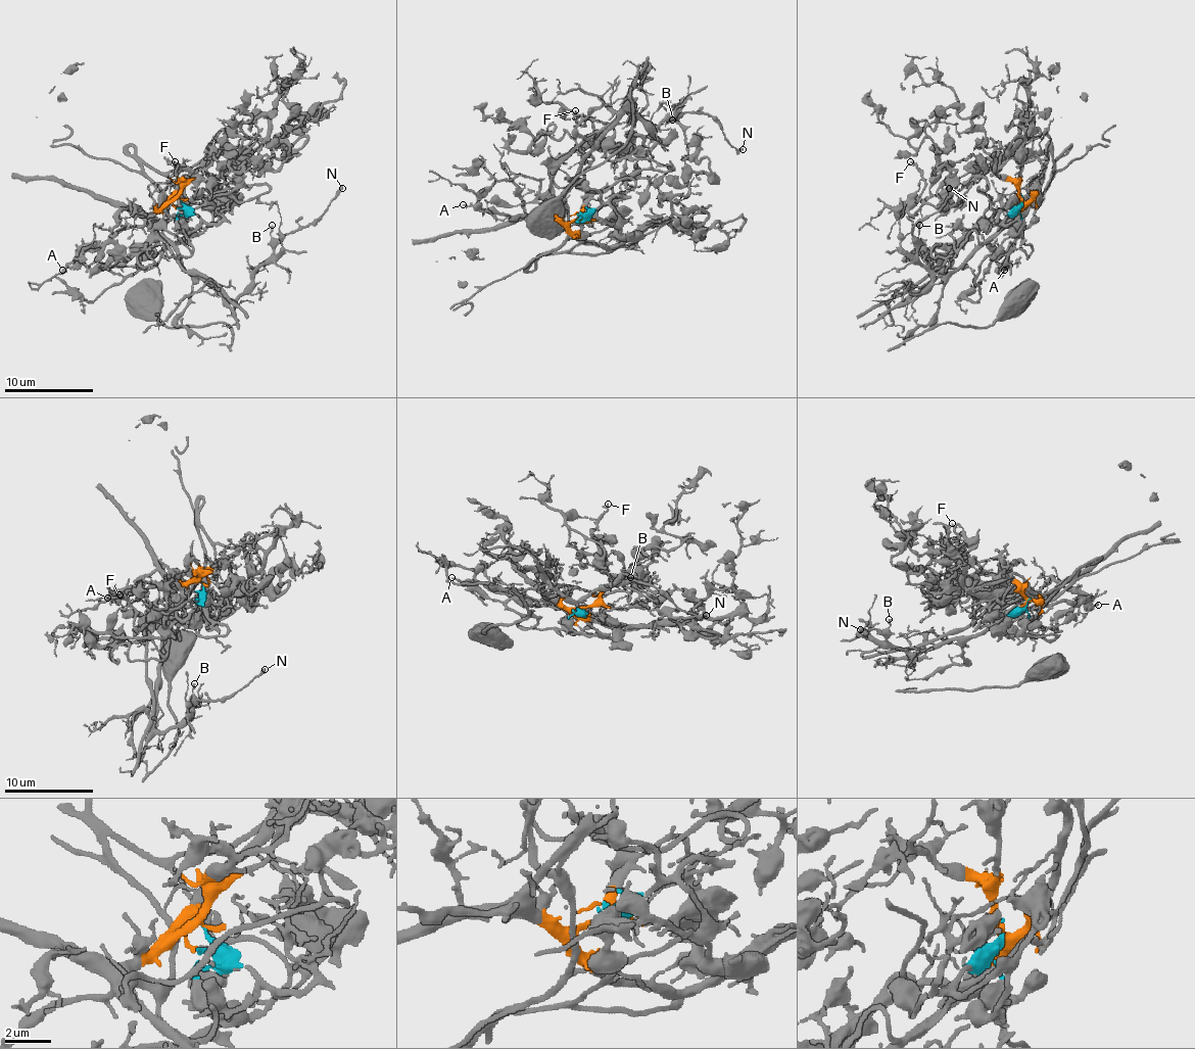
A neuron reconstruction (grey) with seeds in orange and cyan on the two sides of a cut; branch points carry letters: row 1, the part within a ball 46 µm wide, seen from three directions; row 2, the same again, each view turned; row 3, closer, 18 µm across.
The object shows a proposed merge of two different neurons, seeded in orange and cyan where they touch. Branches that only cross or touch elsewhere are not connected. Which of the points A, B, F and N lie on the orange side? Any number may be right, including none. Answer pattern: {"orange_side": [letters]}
{"orange_side": ["A", "B", "N"]}

